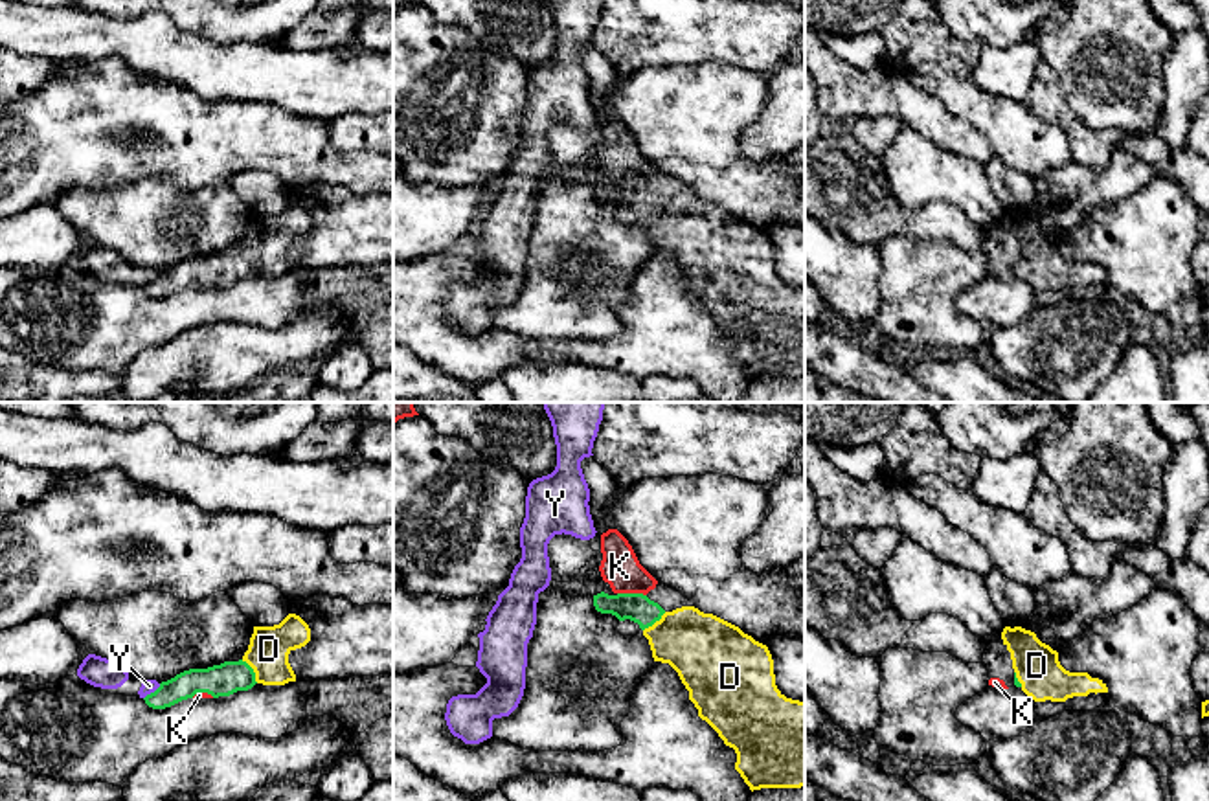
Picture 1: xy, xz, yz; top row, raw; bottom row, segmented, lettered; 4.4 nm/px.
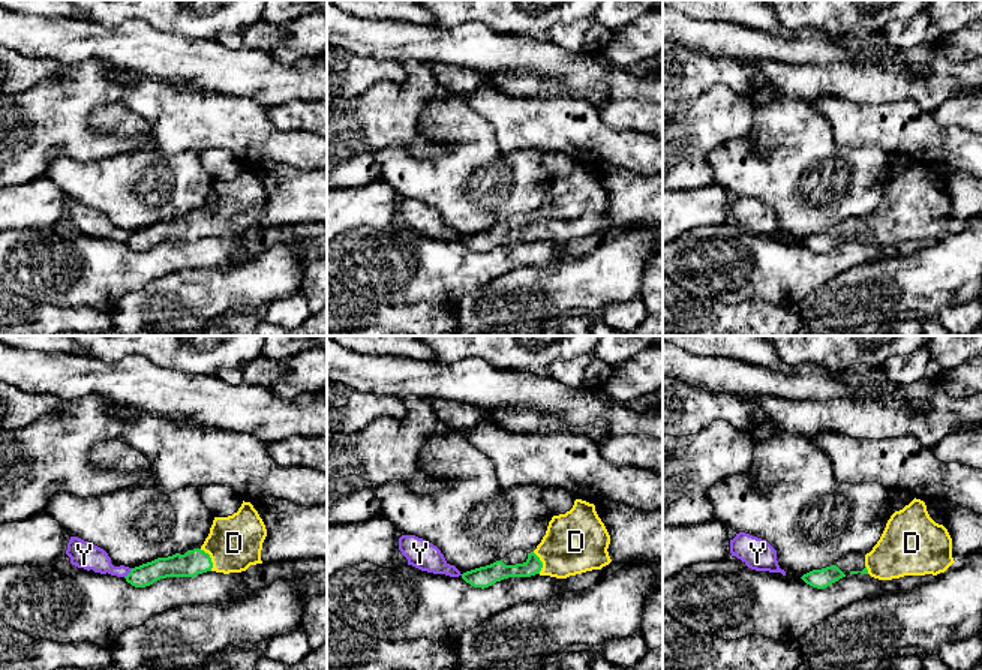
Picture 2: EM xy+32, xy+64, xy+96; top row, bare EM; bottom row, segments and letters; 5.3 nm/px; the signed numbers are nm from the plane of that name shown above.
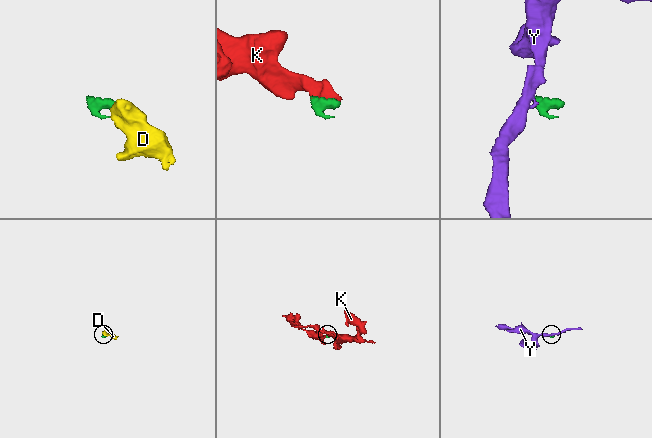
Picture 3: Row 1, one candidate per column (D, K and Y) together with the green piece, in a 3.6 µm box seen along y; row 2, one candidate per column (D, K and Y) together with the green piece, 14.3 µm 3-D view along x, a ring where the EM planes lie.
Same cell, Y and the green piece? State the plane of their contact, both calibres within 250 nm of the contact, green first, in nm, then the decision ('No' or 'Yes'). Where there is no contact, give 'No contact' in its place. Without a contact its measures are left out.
Touches green in xy. Thickness 120 nm (green) against 60 nm. No

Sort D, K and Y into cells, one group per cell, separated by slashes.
D K / Y

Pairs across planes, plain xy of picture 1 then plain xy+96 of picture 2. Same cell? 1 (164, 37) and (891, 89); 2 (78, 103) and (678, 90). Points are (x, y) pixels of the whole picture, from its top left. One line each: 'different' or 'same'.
1: different
2: different

